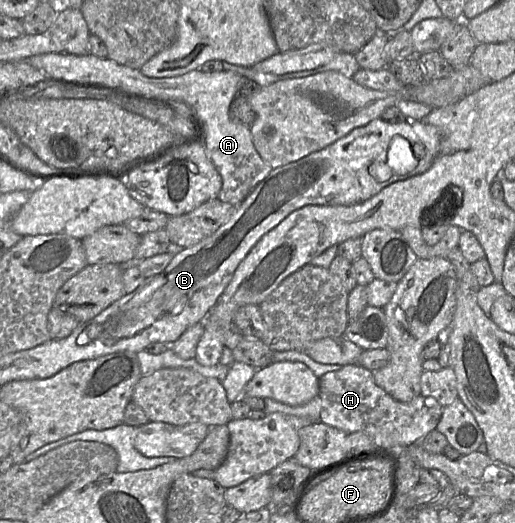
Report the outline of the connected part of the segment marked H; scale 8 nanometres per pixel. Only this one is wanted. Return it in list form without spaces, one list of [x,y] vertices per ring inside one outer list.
[[[358,364],[353,365],[346,365],[342,366],[342,368],[338,371],[332,371],[325,373],[319,378],[319,397],[321,400],[321,412],[320,412],[320,421],[331,426],[335,427],[339,430],[344,431],[347,434],[361,431],[366,433],[368,436],[372,438],[374,443],[376,444],[376,447],[387,447],[395,450],[400,450],[402,448],[405,448],[416,441],[423,438],[425,435],[427,435],[429,432],[436,430],[436,427],[441,419],[442,413],[443,413],[443,406],[441,406],[437,400],[433,397],[426,397],[423,395],[419,395],[418,397],[412,399],[410,402],[400,402],[396,399],[394,399],[391,395],[386,393],[381,387],[379,387],[375,382],[373,378],[373,372],[369,369],[366,369]]]

